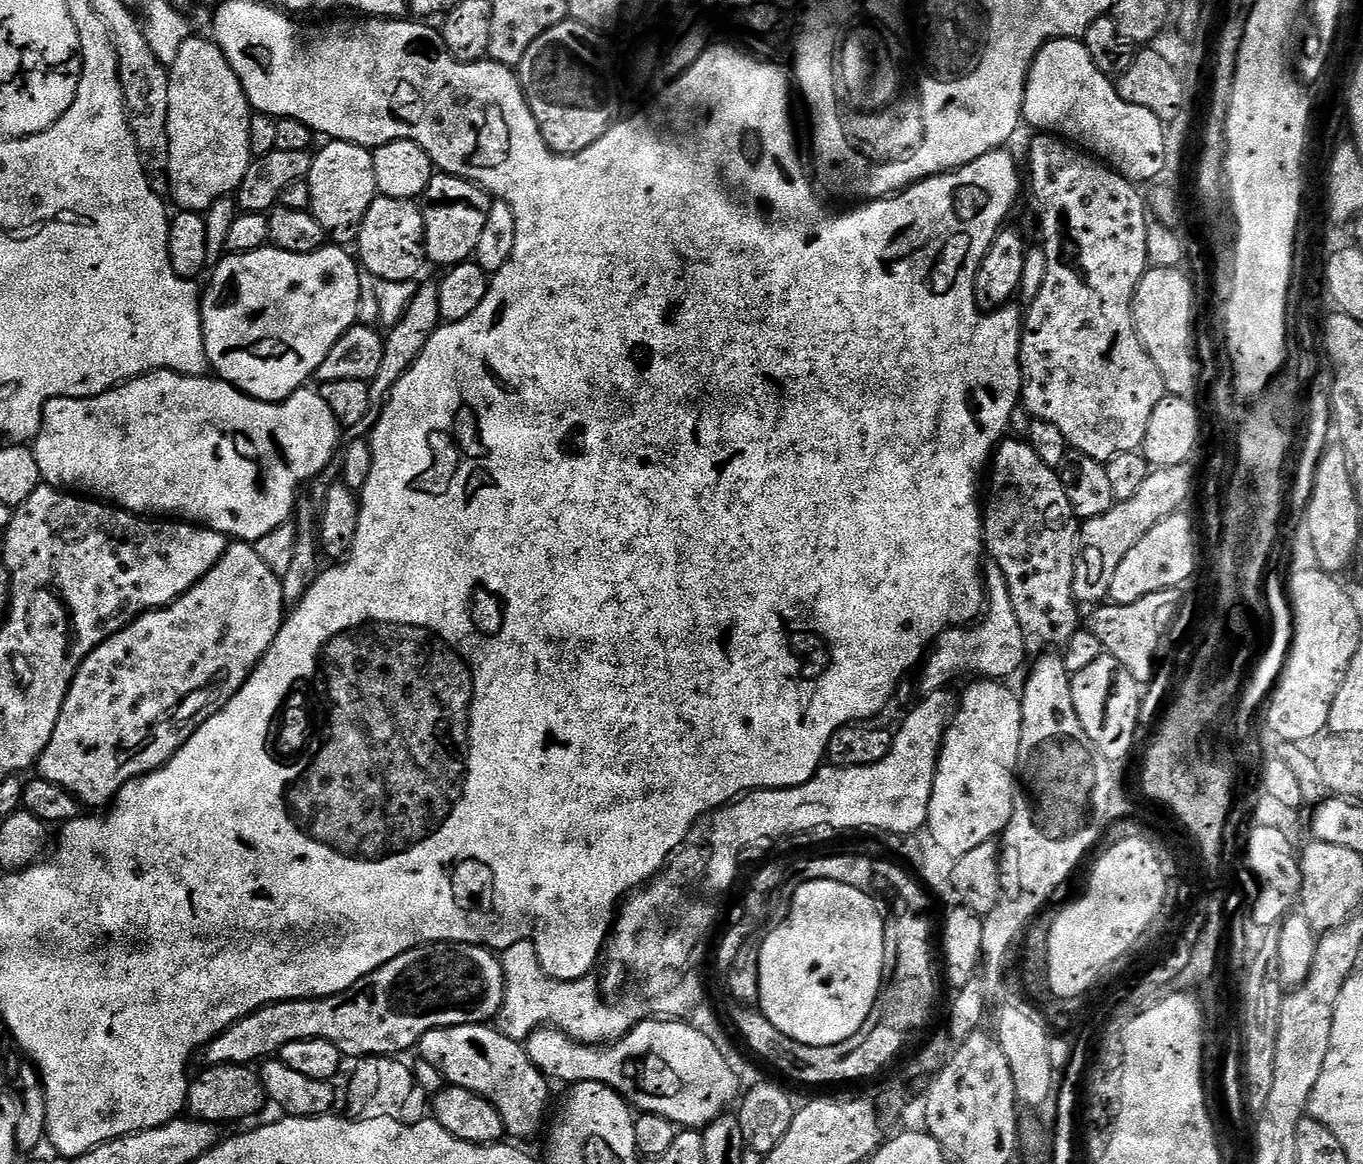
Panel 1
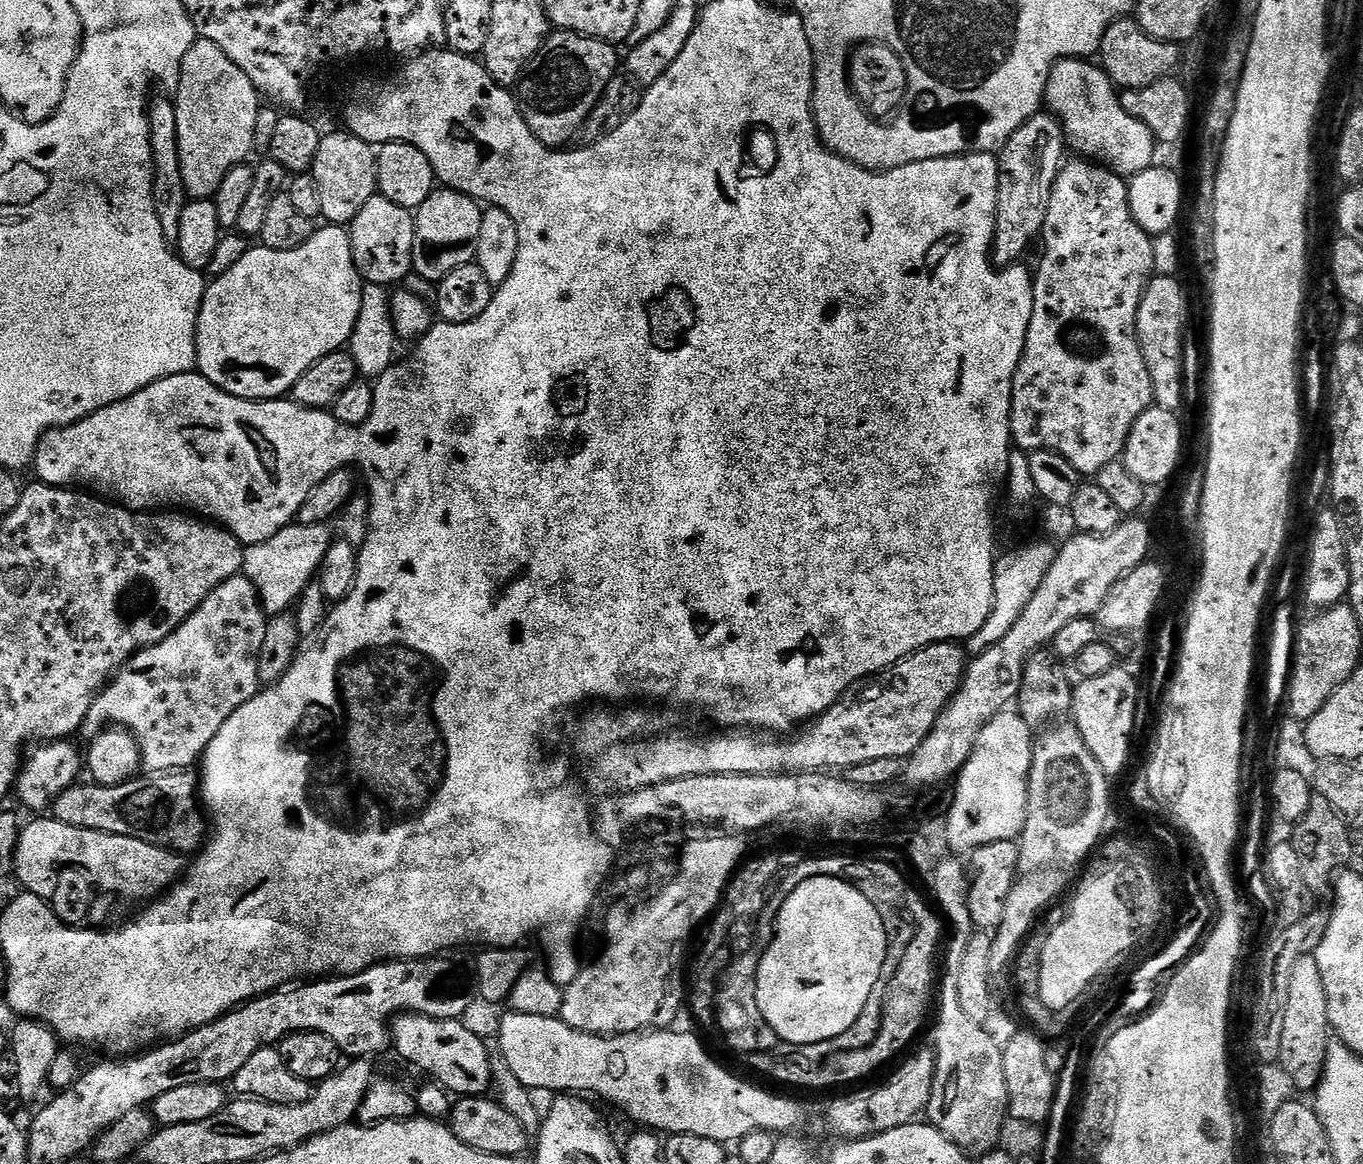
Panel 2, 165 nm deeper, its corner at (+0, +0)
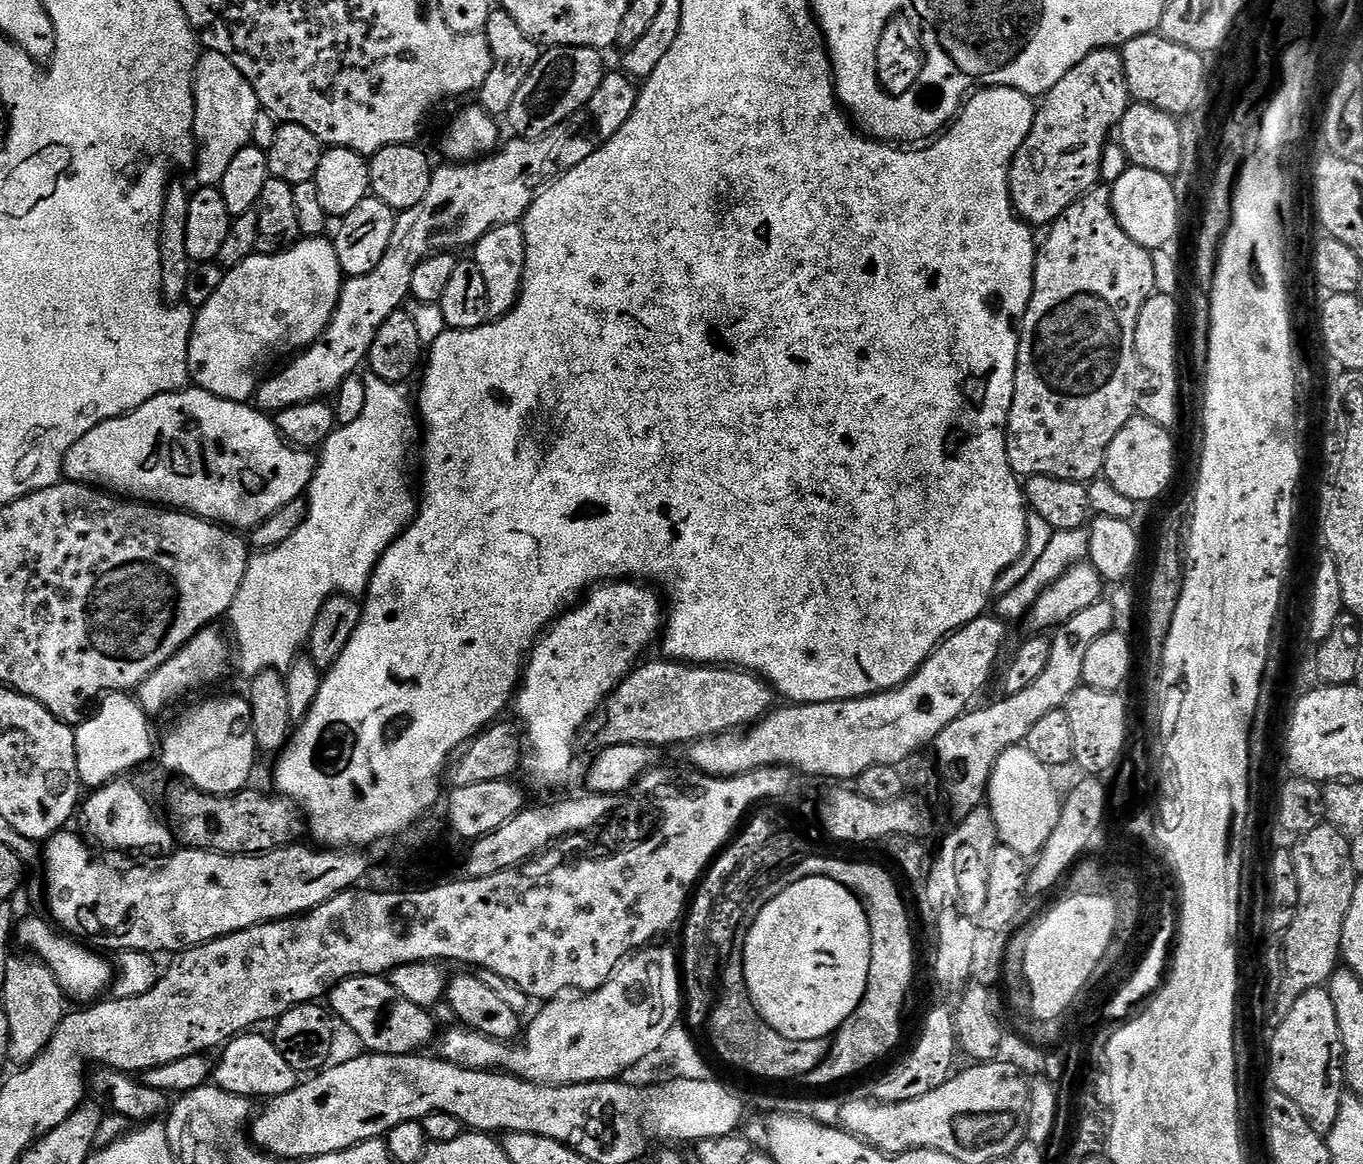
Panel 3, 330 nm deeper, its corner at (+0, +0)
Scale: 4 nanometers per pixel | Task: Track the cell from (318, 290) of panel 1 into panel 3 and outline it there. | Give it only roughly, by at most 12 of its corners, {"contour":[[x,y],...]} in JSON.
{"contour":[[304,238],[227,269],[186,346],[191,383],[251,401],[328,329],[345,279]]}

